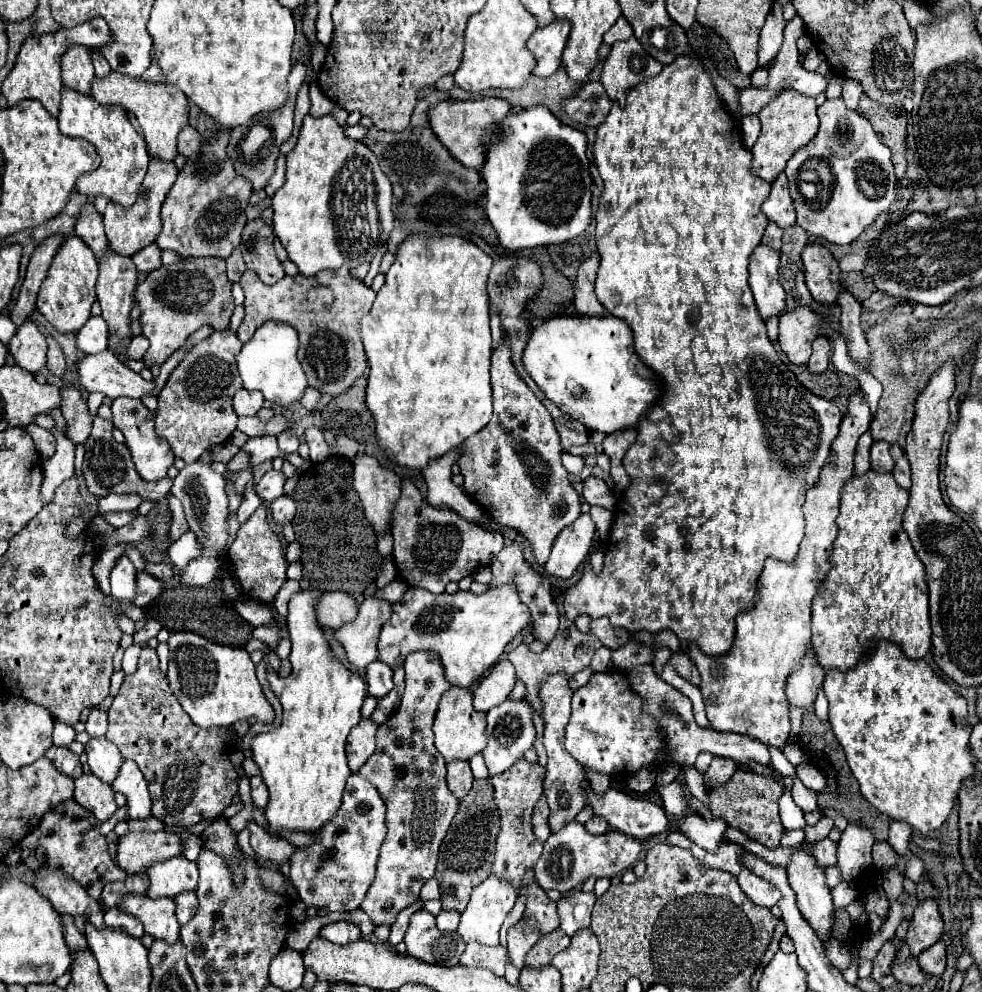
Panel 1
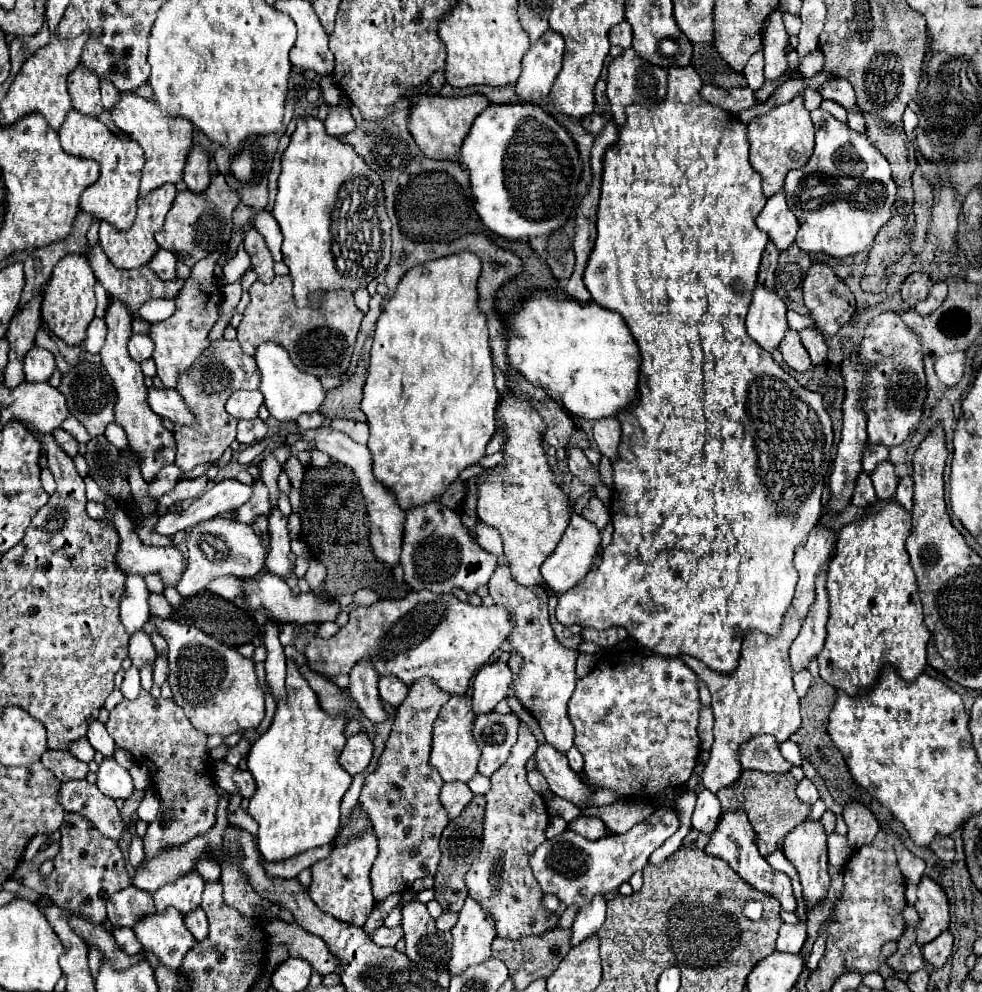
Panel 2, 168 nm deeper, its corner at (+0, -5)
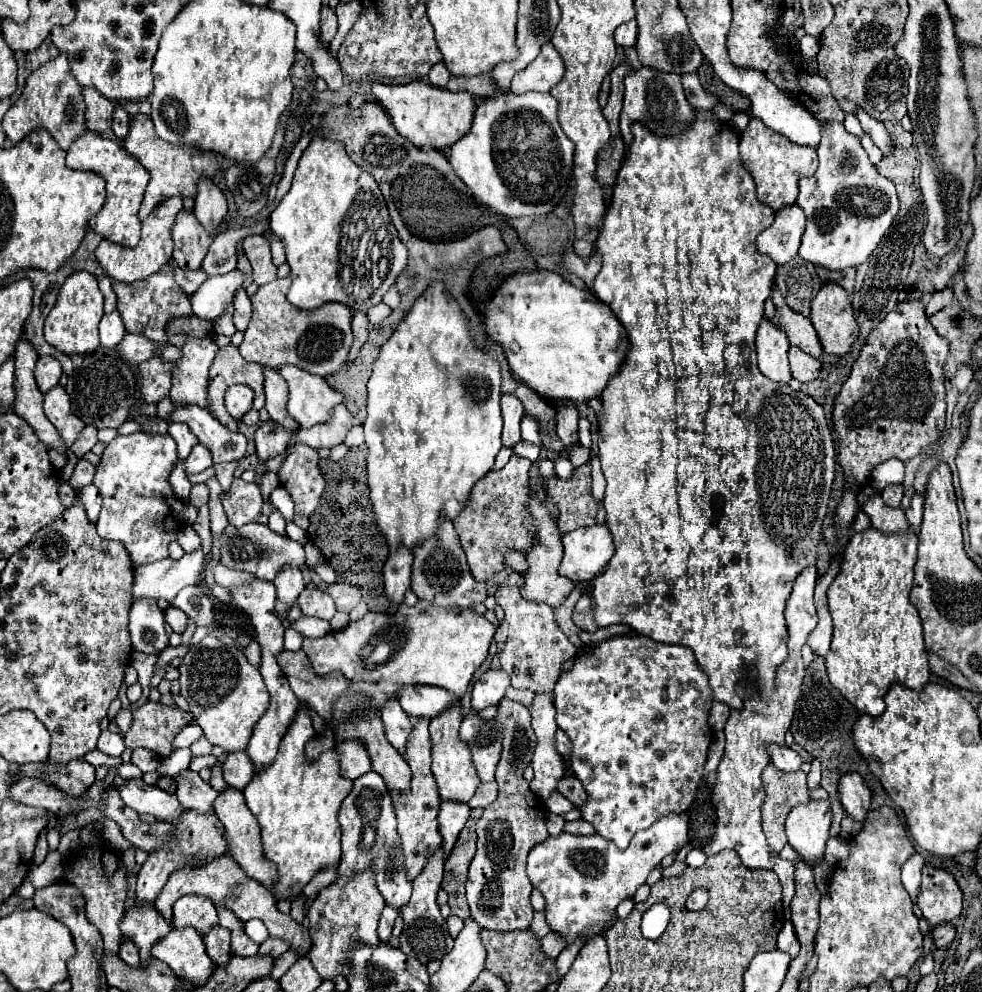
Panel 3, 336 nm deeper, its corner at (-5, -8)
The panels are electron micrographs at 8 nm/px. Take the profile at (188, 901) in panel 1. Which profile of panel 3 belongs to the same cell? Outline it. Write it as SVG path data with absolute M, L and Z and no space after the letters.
M222 925L210 927L210 931L204 935L206 951L210 959L218 965L226 965L230 959L230 931Z

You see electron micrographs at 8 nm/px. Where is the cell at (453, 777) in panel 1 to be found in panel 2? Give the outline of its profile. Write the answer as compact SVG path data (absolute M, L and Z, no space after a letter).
M443 784L439 794L439 800L449 814L449 820L455 820L461 814L461 810L471 802L471 798L473 794L469 792L467 784Z

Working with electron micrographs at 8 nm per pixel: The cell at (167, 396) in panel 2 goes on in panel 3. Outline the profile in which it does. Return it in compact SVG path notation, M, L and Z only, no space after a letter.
M176 405L170 413L170 421L186 423L198 437L198 443L202 443L212 453L214 463L238 461L246 453L246 437L242 433L228 431L198 405Z

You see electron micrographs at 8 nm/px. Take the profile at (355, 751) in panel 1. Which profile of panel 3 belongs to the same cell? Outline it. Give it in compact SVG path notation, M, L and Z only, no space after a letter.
M350 739L350 741L336 745L336 751L340 753L342 777L348 777L354 781L372 769L370 767L370 755L368 755L366 747L362 747L362 743L358 743L356 739Z

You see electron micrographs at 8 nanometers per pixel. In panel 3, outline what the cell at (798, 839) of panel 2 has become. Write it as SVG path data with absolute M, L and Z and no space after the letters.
M814 799L794 807L786 819L788 843L798 851L798 859L810 863L810 867L824 859L830 839L830 821L830 803Z

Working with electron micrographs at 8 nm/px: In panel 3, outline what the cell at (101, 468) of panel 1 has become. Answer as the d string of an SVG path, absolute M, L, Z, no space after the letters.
M198 483L198 485L192 487L190 503L192 503L194 507L202 507L204 503L208 503L208 485L206 485L206 483Z

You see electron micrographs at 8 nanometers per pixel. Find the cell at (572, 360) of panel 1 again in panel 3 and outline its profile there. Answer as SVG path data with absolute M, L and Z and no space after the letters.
M530 271L508 277L498 289L494 299L484 309L486 333L492 341L500 343L512 375L532 387L538 395L556 403L586 403L592 397L602 397L608 381L622 369L630 351L630 339L624 325L610 311L610 307L596 299L588 289L578 289L566 283L558 273L552 271Z

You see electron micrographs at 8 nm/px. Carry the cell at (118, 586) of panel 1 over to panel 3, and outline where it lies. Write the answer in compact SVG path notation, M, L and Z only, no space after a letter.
M136 599L130 609L132 647L142 653L160 653L168 645L166 623L156 599Z

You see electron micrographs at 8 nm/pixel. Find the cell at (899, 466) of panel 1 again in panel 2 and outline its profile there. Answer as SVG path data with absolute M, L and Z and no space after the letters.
M905 476L905 478L899 480L899 488L895 492L895 500L905 510L911 510L911 506L913 506L913 480L911 480L911 476Z

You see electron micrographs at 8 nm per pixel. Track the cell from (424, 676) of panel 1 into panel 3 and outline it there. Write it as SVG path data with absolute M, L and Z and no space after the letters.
M418 717L412 733L410 733L410 743L406 745L406 763L410 763L412 769L412 783L410 789L406 791L390 791L392 793L392 803L398 819L398 835L400 835L400 853L404 859L404 871L406 879L414 881L420 873L422 867L426 867L426 859L438 849L442 849L442 835L438 831L438 809L440 809L440 799L438 799L438 785L434 783L434 775L430 771L430 733L428 733L428 723L430 719Z

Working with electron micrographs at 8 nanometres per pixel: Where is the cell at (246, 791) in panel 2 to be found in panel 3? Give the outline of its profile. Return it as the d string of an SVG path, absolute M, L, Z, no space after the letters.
M234 751L234 753L228 753L226 761L222 763L222 773L224 773L224 781L230 787L236 787L242 791L252 781L254 767L246 751Z

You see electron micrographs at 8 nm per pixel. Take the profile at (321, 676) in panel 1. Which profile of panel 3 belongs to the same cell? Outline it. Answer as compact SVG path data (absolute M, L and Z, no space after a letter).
M302 705L290 723L276 759L264 767L244 789L246 805L262 829L262 847L266 859L278 867L278 895L298 893L316 871L334 865L340 859L340 821L338 811L346 795L352 791L352 781L344 779L338 769L338 751L328 749L316 759L306 759L306 743L316 739L312 717Z

